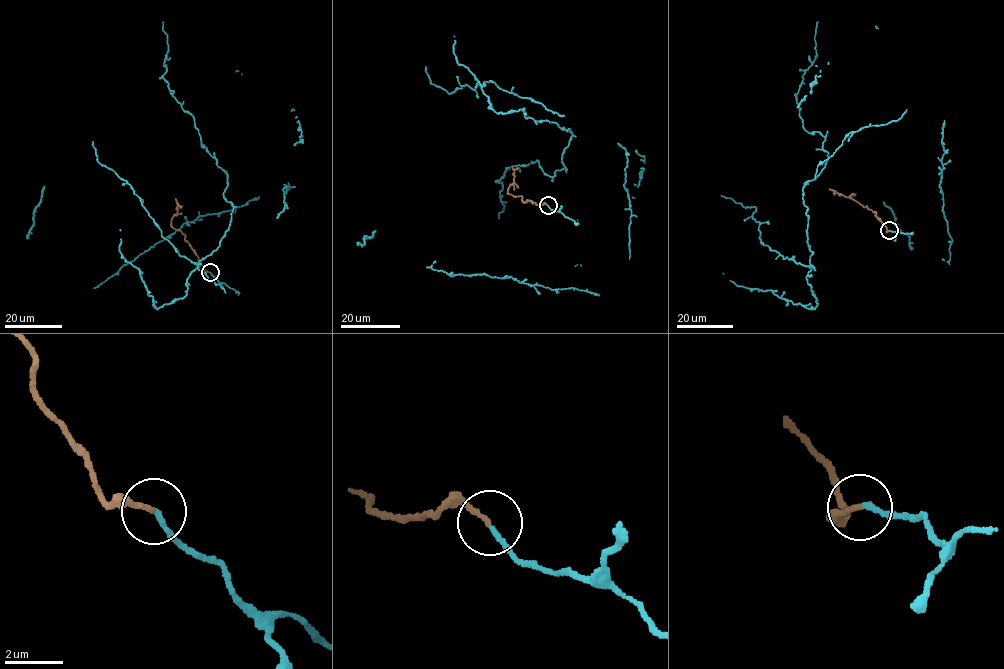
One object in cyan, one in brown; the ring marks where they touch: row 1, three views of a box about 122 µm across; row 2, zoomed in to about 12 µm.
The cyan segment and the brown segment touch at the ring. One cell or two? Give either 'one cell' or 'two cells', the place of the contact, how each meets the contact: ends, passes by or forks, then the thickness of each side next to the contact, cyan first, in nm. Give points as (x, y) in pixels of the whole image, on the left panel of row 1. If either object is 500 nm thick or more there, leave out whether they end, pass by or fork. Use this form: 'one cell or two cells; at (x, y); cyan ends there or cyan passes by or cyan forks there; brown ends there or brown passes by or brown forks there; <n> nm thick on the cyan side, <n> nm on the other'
one cell; at (210, 272); cyan ends there; brown ends there; 170 nm thick on the cyan side, 170 nm on the other

